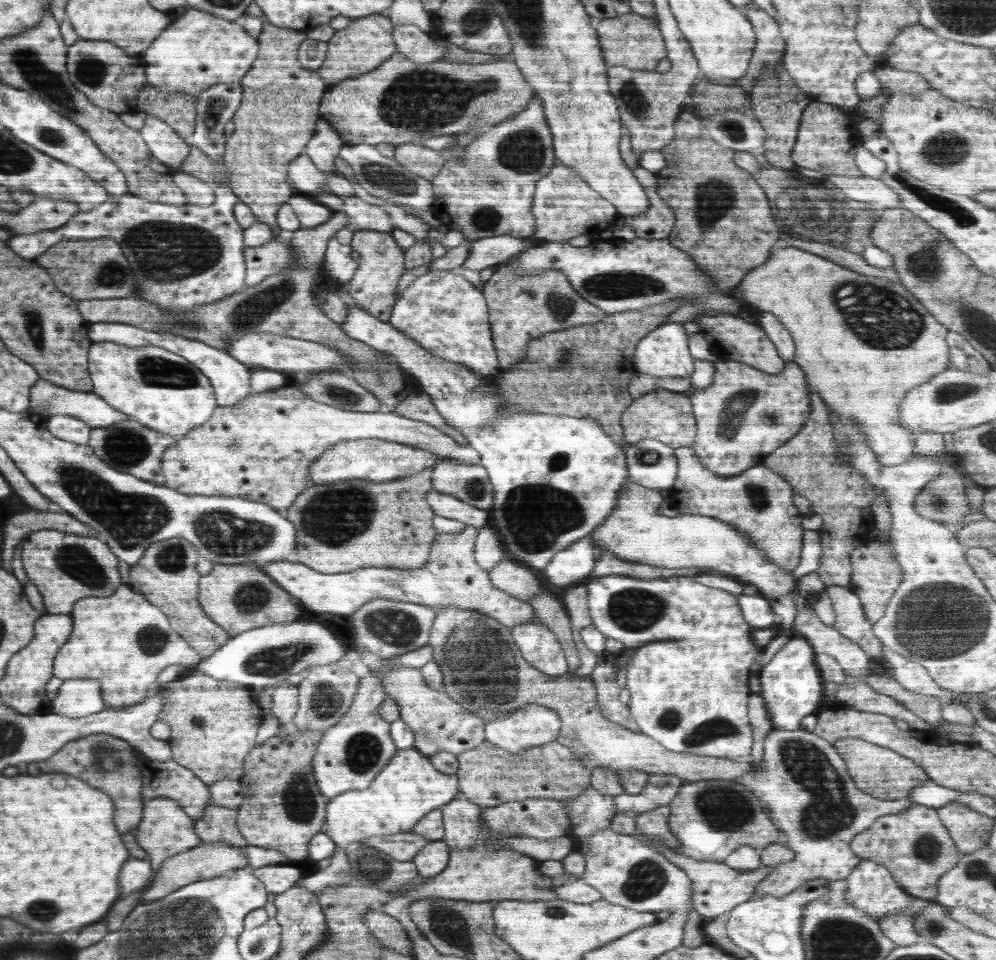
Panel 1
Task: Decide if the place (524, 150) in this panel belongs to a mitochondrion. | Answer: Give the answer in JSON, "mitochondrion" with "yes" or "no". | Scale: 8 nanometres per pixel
{"mitochondrion":"yes"}

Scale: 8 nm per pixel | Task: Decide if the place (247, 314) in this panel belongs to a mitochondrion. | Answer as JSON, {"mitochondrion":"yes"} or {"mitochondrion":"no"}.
{"mitochondrion":"yes"}

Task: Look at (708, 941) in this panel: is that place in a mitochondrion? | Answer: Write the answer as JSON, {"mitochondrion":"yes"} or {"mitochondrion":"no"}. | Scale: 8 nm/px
{"mitochondrion":"no"}

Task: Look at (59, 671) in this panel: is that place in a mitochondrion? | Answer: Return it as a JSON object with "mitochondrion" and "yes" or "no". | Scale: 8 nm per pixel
{"mitochondrion":"no"}

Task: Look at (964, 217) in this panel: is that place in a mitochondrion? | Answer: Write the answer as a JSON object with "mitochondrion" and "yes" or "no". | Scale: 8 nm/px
{"mitochondrion":"yes"}

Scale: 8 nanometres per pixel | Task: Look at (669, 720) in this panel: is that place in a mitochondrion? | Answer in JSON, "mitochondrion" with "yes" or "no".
{"mitochondrion":"yes"}

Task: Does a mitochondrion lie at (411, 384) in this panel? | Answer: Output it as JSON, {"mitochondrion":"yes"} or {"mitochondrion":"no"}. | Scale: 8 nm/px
{"mitochondrion":"no"}

